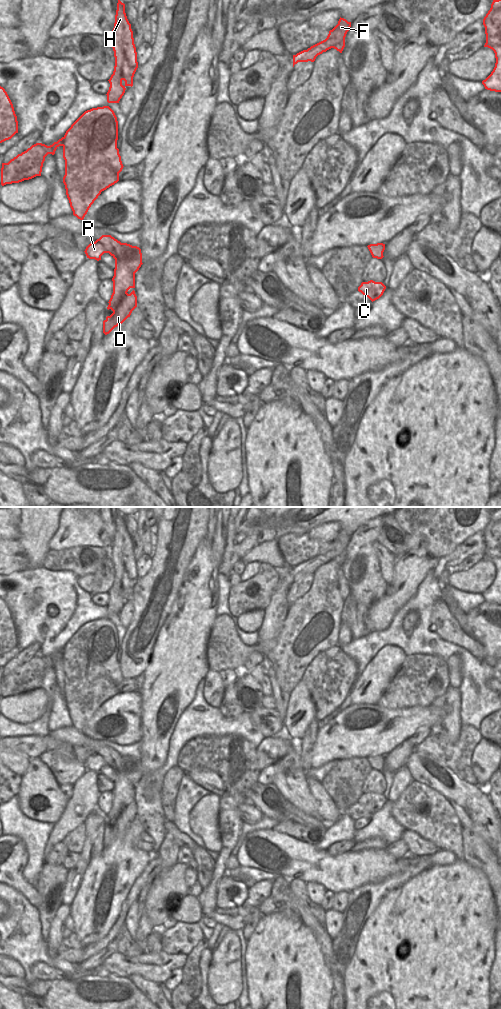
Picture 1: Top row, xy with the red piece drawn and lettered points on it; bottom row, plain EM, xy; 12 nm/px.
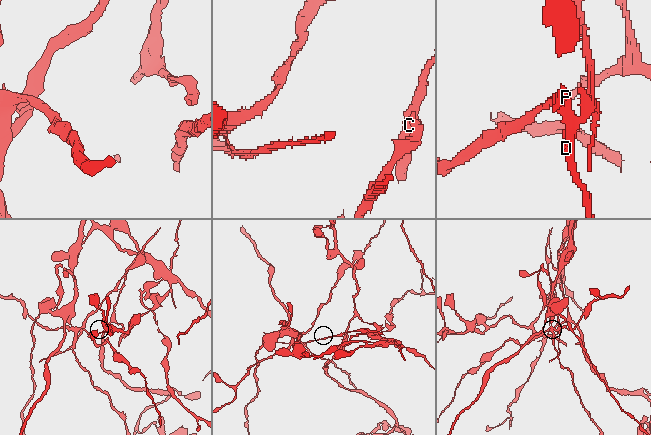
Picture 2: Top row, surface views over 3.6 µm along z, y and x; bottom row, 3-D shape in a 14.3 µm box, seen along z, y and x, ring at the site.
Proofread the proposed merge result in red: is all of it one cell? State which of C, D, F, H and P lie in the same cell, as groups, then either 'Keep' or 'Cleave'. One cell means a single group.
Groups: C D F H / P. Cleave.

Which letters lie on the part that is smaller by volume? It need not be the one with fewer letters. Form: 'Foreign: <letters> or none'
Foreign: P

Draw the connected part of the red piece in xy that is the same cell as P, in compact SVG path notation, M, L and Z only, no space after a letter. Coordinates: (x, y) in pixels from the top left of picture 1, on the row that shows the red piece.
M94 242L90 243L86 249L85 249L85 254L87 258L89 259L95 259L97 261L101 260L101 256L104 253L109 253L106 249L106 247L102 243Z

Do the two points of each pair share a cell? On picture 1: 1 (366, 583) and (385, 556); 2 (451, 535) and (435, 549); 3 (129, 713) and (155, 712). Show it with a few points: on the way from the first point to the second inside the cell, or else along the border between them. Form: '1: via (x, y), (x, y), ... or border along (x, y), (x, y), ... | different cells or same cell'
1: border along (374, 541), (374, 553), (387, 585) | different cells
2: via (447, 537), (439, 545) | same cell
3: border along (138, 691), (141, 697), (141, 737) | different cells

